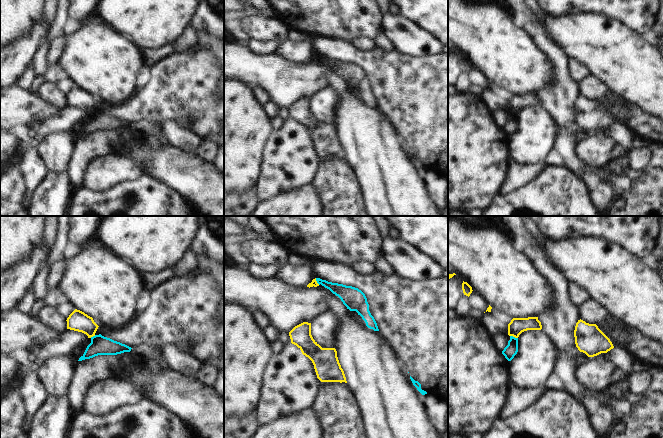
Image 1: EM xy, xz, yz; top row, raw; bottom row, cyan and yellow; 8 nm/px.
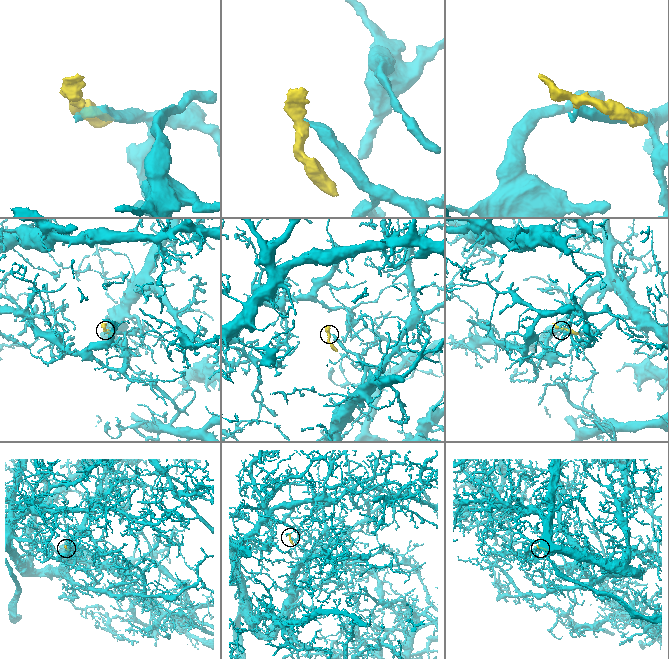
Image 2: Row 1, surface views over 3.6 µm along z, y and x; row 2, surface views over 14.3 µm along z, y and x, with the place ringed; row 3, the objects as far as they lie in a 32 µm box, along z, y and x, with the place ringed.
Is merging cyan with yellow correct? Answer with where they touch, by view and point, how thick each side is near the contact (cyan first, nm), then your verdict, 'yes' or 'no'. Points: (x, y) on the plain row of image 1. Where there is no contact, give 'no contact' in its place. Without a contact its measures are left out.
yz (514, 113) | 100/130 nm | no

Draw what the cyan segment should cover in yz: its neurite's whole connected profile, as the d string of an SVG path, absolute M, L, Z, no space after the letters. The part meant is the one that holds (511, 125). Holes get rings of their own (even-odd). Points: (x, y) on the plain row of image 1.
M510 112L508 121L502 127L502 130L508 137L511 137L518 128L518 114Z

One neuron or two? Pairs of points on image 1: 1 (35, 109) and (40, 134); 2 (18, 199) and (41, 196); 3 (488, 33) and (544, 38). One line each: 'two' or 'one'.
1: two
2: two
3: two

